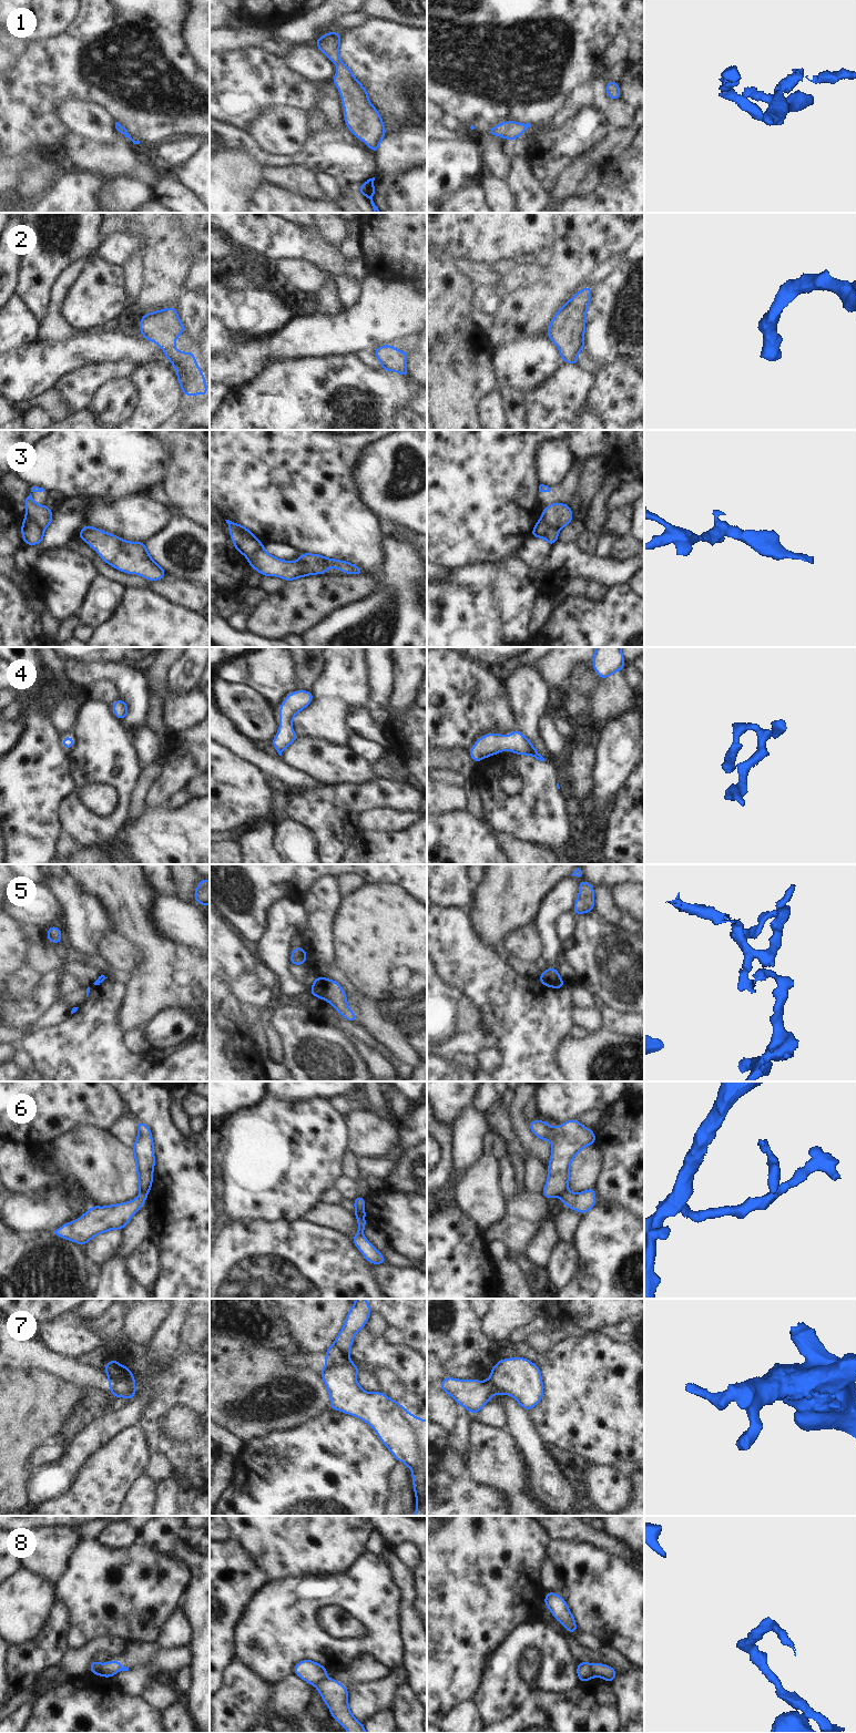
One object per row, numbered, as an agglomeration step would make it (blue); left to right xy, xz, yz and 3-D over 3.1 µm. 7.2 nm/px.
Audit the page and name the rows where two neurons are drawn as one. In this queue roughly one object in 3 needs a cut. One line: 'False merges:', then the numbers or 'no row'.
False merges: 3, 5, 6, 7, 8

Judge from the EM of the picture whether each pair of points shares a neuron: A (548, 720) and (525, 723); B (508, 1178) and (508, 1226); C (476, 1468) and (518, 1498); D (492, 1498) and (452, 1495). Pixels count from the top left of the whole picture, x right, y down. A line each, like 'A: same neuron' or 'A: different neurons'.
A: different neurons
B: same neuron
C: same neuron
D: same neuron

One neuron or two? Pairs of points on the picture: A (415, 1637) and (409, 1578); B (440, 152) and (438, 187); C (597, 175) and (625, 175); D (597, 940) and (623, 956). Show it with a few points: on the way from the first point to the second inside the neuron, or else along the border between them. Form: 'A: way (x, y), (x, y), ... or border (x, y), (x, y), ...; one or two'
A: way (413, 1622), (409, 1612), (409, 1592); one
B: way (440, 161), (438, 178); one
C: border (600, 166), (602, 180), (586, 195); two
D: way (603, 946), (613, 956), (617, 956); one

